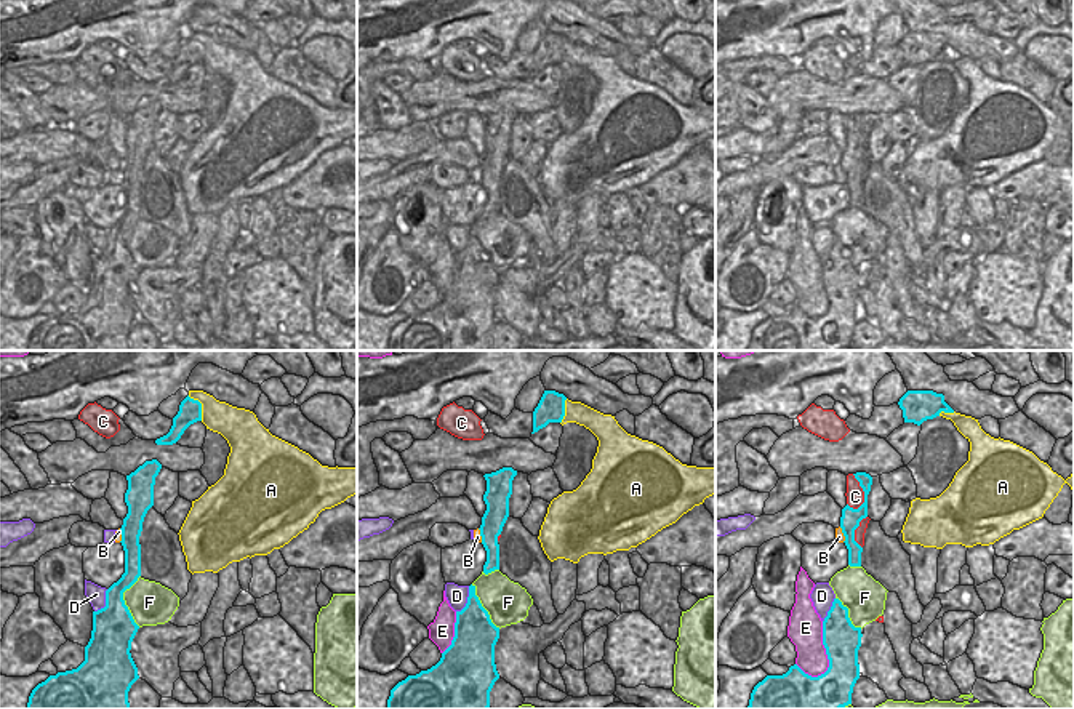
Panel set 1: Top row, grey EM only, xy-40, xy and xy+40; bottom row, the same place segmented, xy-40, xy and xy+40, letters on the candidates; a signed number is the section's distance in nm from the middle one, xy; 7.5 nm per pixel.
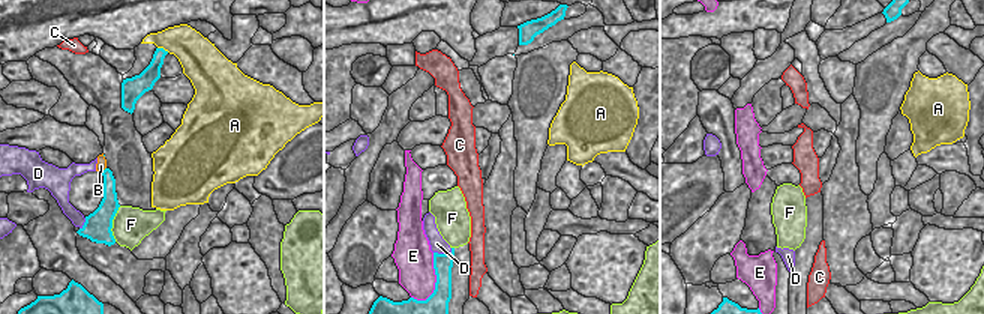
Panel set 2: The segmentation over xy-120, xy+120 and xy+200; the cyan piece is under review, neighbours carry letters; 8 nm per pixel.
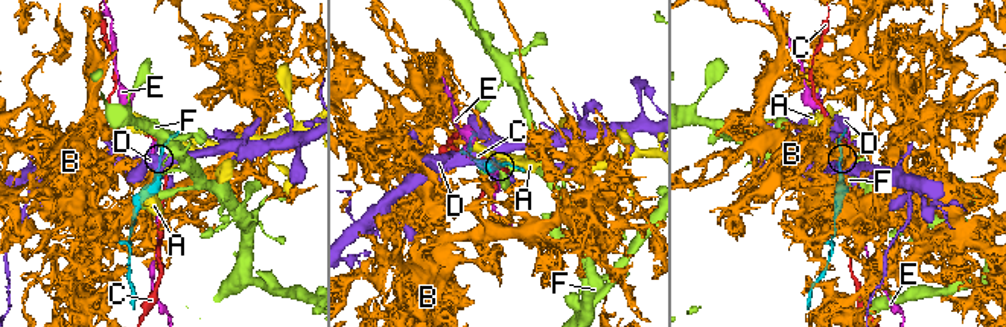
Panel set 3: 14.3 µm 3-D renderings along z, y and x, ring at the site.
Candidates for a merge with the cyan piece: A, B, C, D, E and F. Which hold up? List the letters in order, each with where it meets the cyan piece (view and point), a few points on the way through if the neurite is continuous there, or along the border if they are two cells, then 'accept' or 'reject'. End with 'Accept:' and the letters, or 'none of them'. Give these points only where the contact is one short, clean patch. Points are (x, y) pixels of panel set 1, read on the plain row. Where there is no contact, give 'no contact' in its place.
A: contact xy-40 (200, 47); reject
B: contact xy+40 (844, 176); border xy+40 (839, 168), (844, 183); reject
C: contact xy+40 (863, 132); reject
D: contact xy (468, 242); reject
E: contact xy+40 (826, 295); reject
F: contact xy-40 (124, 242); reject
Accept: none of them

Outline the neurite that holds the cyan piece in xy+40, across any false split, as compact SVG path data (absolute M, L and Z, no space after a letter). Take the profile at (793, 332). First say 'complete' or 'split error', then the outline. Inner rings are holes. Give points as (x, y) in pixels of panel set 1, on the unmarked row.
complete; M834 240L823 262L828 312L812 318L794 306L783 317L767 317L754 328L746 350L842 350L852 346L860 320L861 278L861 269L852 266L848 250Z

